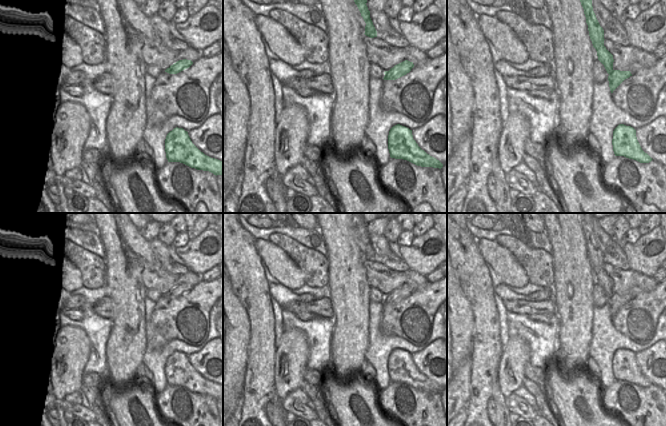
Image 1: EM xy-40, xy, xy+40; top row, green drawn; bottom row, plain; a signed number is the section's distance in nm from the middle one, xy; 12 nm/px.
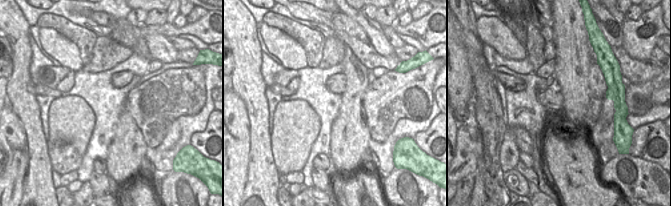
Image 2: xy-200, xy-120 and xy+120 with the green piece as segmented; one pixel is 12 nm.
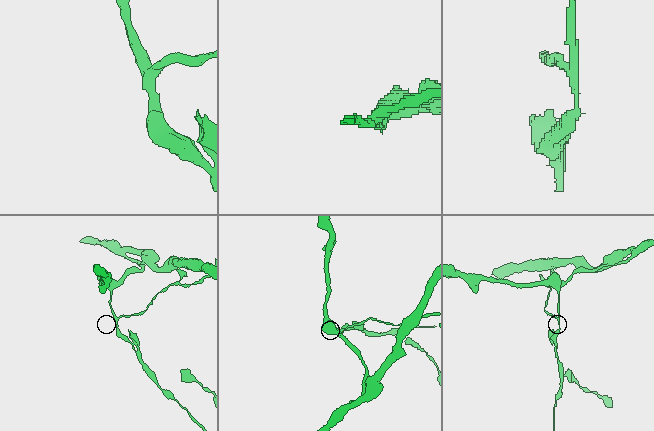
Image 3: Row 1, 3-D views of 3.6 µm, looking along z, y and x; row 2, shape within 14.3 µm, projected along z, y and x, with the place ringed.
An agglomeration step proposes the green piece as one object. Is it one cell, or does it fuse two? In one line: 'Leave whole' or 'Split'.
Split

